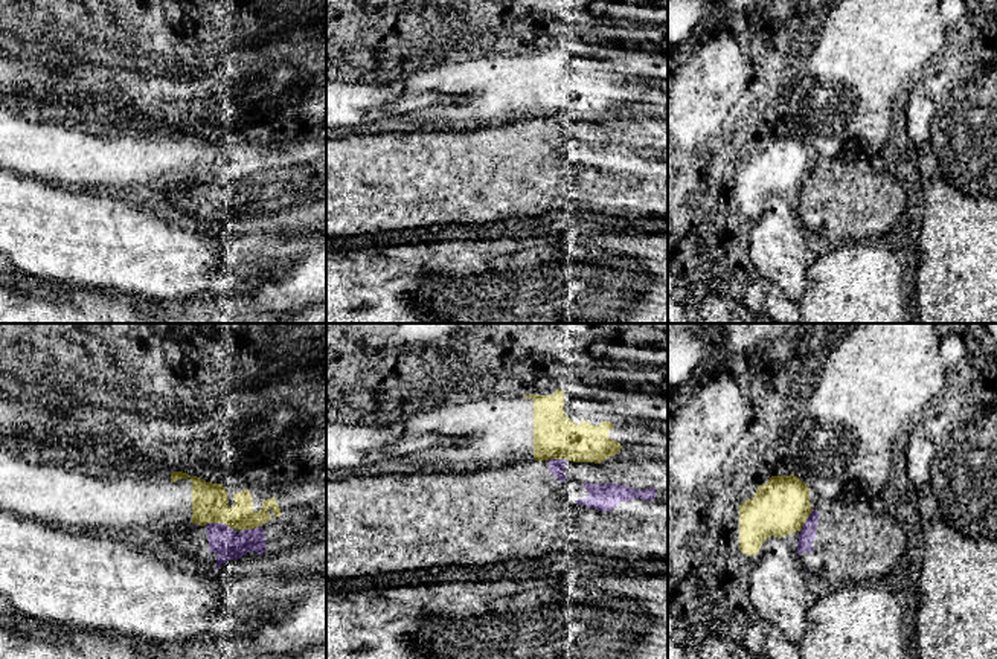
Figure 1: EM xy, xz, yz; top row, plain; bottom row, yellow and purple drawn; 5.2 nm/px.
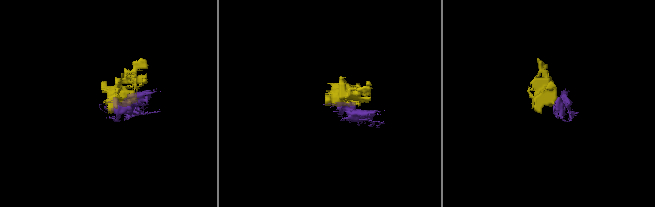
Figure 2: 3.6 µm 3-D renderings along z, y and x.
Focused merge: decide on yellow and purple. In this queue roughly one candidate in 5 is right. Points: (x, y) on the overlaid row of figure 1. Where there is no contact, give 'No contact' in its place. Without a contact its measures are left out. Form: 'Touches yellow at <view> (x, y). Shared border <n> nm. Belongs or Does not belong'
Touches yellow at xy (215, 522). Shared border 130 nm. Does not belong

